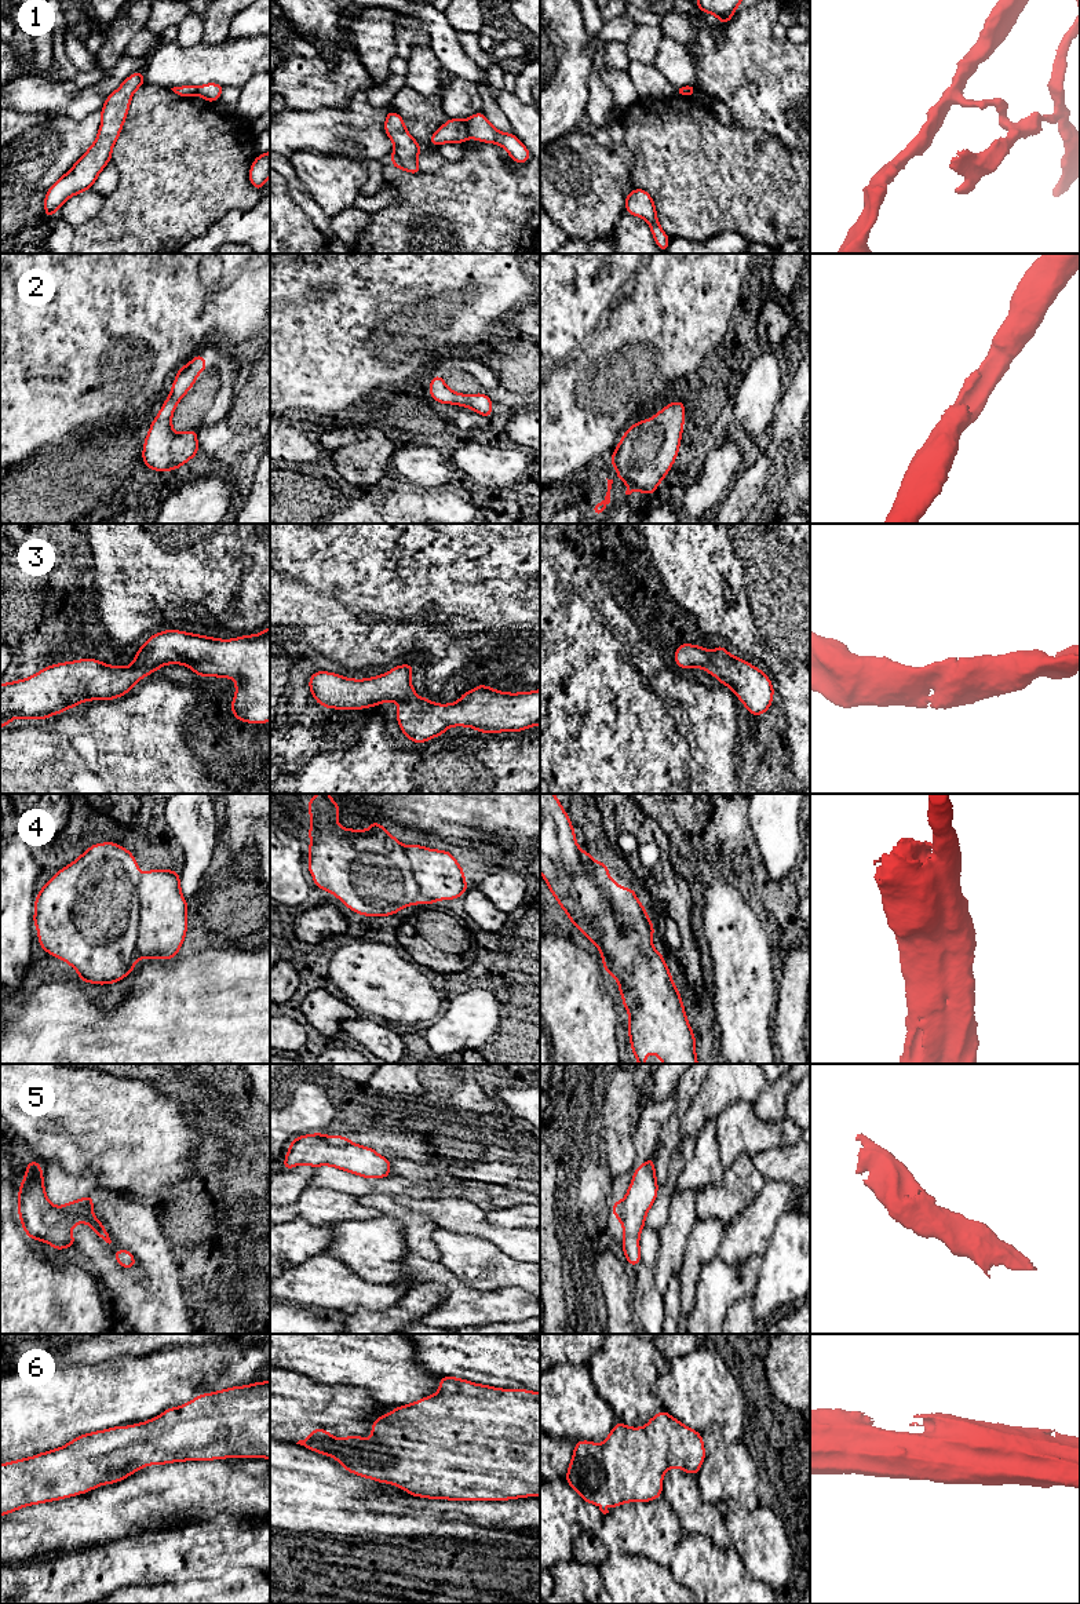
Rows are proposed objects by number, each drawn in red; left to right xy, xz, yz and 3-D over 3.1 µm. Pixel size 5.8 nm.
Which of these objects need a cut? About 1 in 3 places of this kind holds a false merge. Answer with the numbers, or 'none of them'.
1, 4, 5

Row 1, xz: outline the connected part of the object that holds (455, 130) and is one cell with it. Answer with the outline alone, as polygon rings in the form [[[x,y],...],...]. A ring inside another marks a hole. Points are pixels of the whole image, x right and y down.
[[[449,119],[442,127],[439,127],[428,141],[433,146],[439,146],[448,142],[466,143],[468,138],[468,127],[466,120]]]

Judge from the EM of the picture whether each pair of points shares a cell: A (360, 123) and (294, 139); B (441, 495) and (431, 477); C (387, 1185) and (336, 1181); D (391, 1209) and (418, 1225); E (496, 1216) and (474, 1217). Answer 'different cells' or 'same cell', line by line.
A: same cell
B: different cells
C: same cell
D: same cell
E: different cells

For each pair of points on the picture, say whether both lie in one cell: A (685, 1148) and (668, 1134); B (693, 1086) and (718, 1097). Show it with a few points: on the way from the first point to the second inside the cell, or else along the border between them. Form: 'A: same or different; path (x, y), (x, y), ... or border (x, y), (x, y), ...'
A: different; border (682, 1140), (671, 1155), (668, 1173)
B: different; border (704, 1078), (686, 1109)

